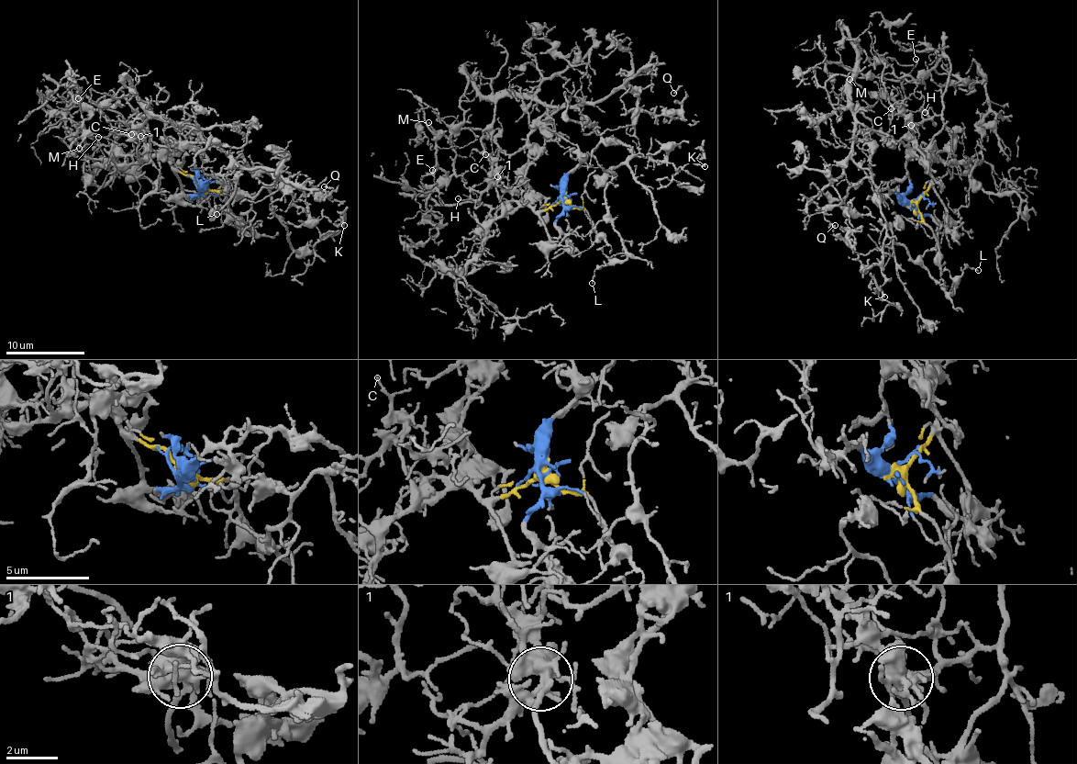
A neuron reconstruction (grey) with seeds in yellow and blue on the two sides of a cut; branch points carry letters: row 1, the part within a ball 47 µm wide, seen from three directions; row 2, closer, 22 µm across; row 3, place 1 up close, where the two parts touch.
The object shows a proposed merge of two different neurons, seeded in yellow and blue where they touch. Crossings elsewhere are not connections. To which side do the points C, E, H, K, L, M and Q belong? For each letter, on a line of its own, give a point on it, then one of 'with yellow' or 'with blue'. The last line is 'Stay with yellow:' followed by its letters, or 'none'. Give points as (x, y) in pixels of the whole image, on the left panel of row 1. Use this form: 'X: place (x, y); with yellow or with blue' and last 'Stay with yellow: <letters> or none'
C: place (131, 134); with yellow
E: place (78, 98); with yellow
H: place (98, 137); with yellow
K: place (344, 225); with blue
L: place (216, 214); with blue
M: place (79, 148); with yellow
Q: place (324, 186); with blue
Stay with yellow: C, E, H, M

